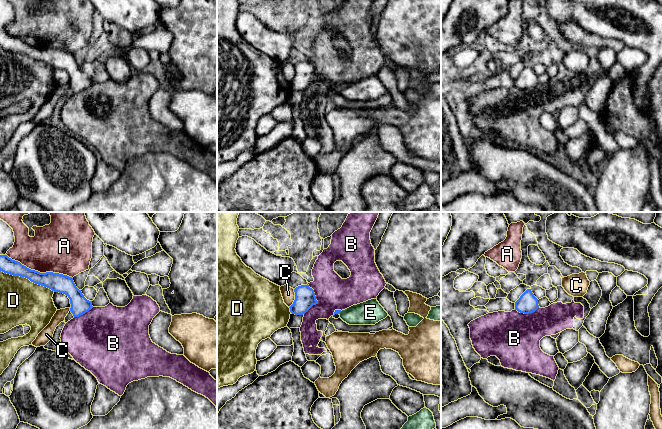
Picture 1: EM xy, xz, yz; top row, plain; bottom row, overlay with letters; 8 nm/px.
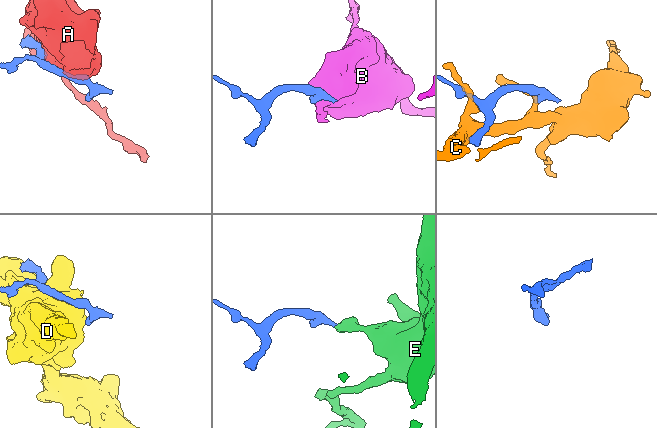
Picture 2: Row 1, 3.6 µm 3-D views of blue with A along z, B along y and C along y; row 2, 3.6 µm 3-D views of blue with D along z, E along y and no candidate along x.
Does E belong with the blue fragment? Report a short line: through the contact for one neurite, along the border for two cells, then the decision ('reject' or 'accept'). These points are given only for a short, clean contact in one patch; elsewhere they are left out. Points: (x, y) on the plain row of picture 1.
xz (336, 87), (339, 88), (370, 88) | accept

